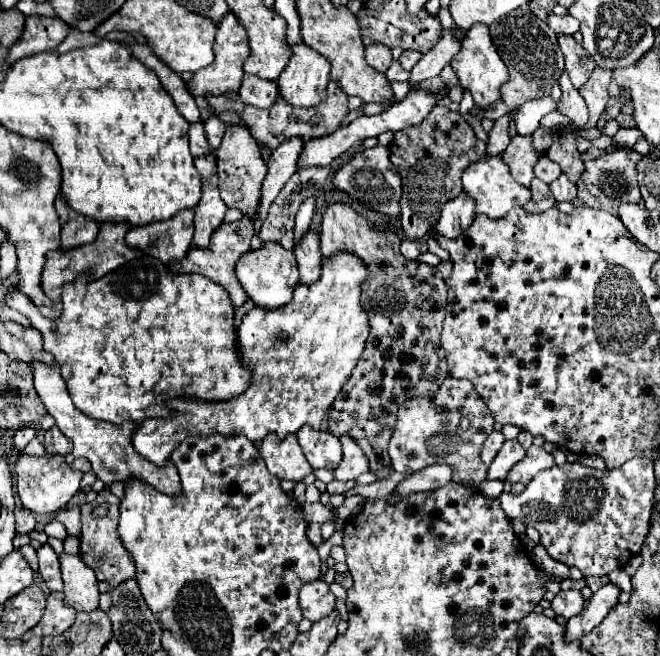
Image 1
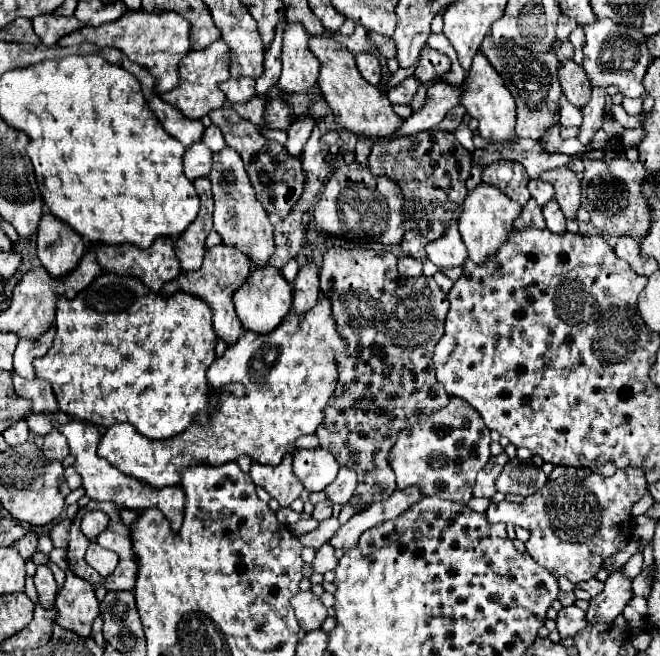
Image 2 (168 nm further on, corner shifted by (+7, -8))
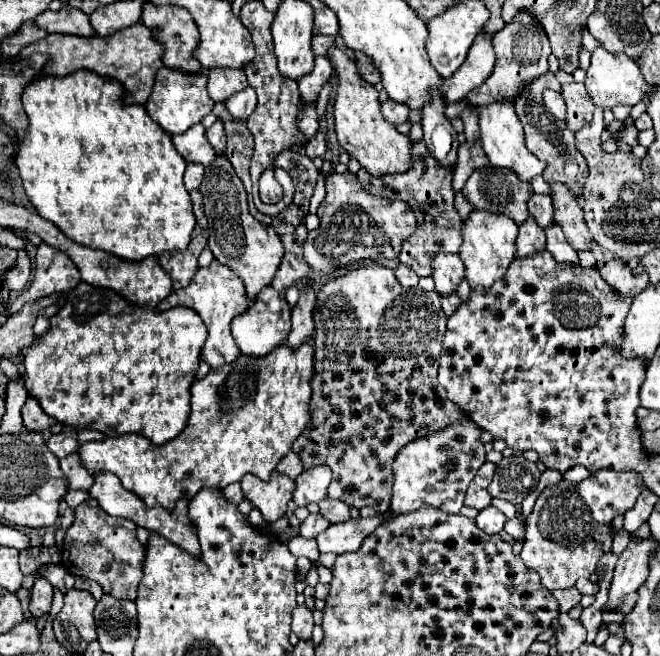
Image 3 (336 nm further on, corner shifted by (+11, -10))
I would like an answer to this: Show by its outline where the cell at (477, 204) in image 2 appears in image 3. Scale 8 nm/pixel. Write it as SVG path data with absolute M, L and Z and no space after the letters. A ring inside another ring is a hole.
M477 210L469 214L467 222L463 224L463 244L459 256L467 266L465 278L471 288L481 286L487 292L493 286L493 282L505 276L509 264L515 260L517 254L515 238L517 238L517 224L513 224L513 220L509 220L507 216L493 216L491 212L477 212Z

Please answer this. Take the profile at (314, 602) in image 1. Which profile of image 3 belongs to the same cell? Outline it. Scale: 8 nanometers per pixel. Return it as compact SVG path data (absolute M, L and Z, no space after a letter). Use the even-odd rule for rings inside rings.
M297 606L297 608L293 610L291 630L299 636L299 640L311 640L313 614L311 614L311 610L307 610L307 606Z

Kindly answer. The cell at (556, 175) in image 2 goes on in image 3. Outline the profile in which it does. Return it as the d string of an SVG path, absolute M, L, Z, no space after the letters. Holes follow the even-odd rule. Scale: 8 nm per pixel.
M551 184L553 188L553 208L555 208L555 222L561 226L567 242L575 252L591 250L591 232L583 220L583 212L579 208L579 200L569 196L561 184Z

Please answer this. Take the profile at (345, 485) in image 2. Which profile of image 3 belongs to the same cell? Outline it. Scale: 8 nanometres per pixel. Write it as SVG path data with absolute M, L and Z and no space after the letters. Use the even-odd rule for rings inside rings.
M325 498L325 500L319 504L319 512L321 512L321 516L327 518L331 524L347 522L347 520L351 518L349 506L341 504L339 500L329 500L329 498Z

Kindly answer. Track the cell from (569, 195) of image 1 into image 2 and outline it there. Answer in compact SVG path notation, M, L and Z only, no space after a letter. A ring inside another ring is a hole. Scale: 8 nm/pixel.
M553 198L551 202L545 204L543 208L543 216L545 216L545 222L547 222L547 228L551 232L565 232L565 216L561 212L561 206L557 204L557 200Z

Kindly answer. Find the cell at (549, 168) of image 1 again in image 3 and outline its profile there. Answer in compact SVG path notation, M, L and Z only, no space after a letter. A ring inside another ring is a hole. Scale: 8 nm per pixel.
M535 194L535 196L529 200L529 214L533 216L533 220L535 220L541 228L553 226L553 202L551 202L551 196Z

